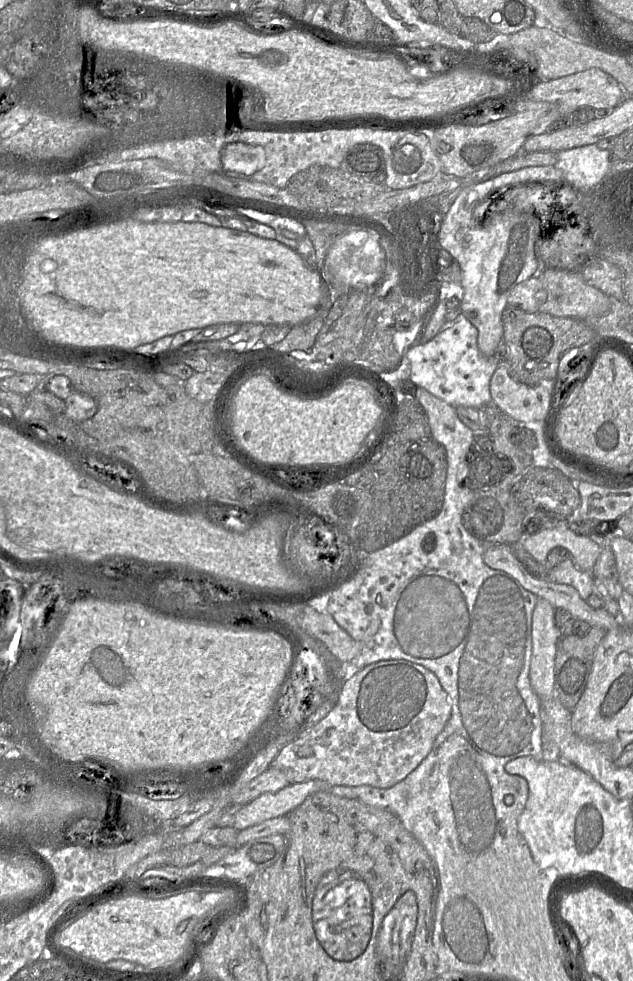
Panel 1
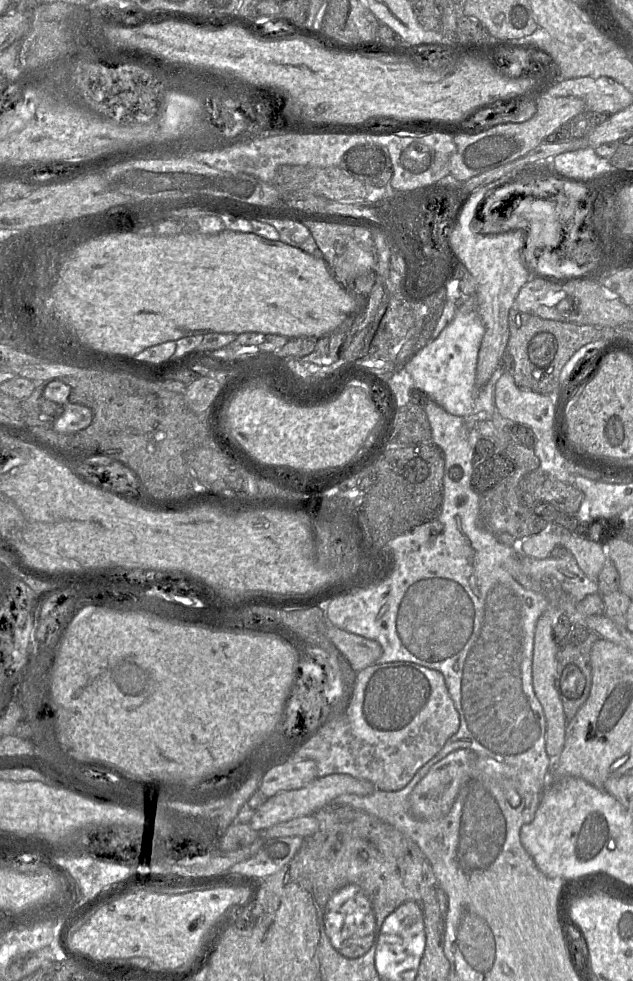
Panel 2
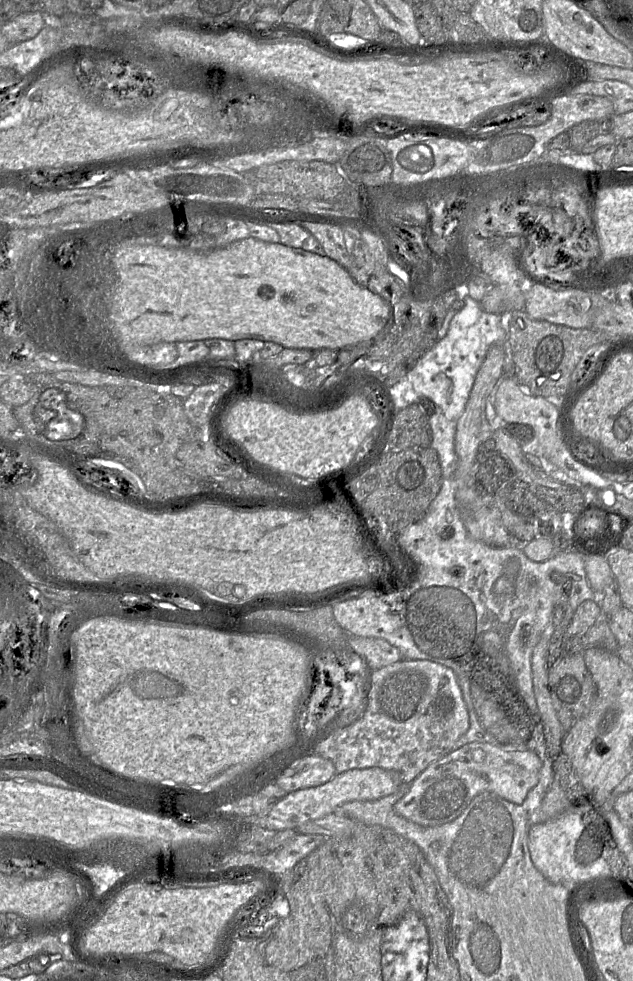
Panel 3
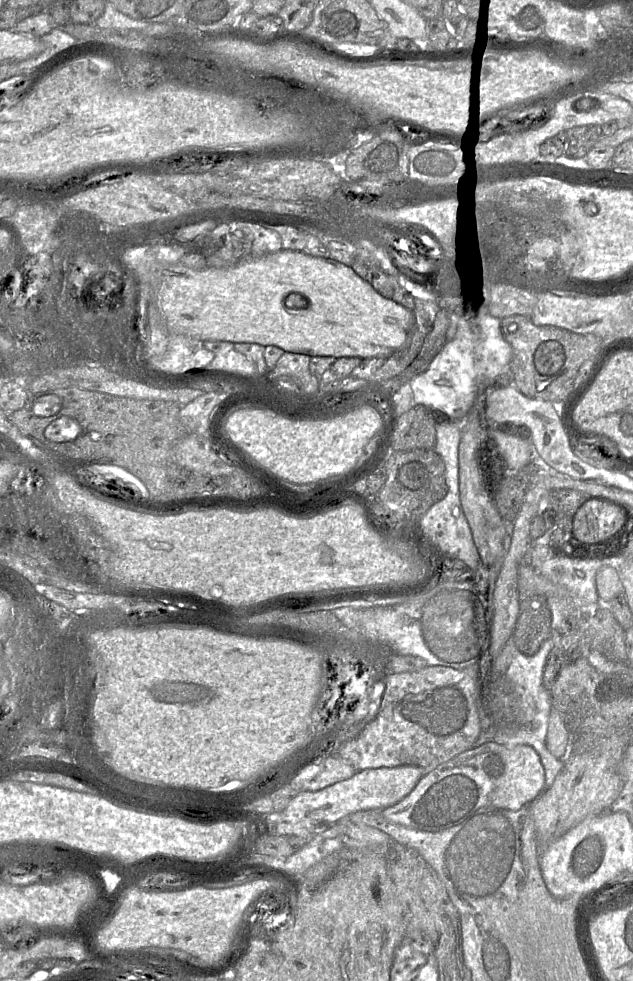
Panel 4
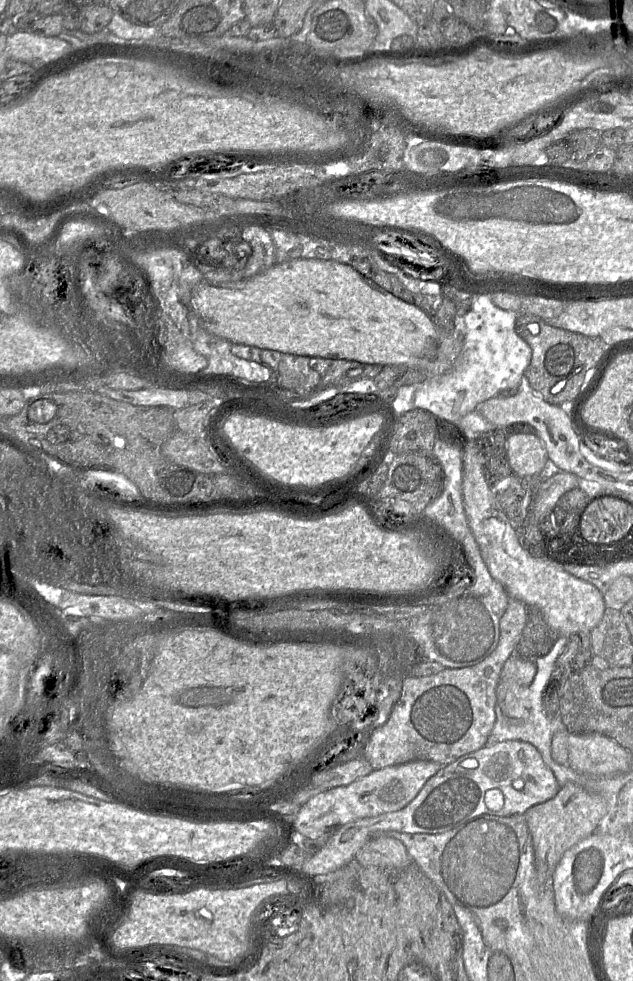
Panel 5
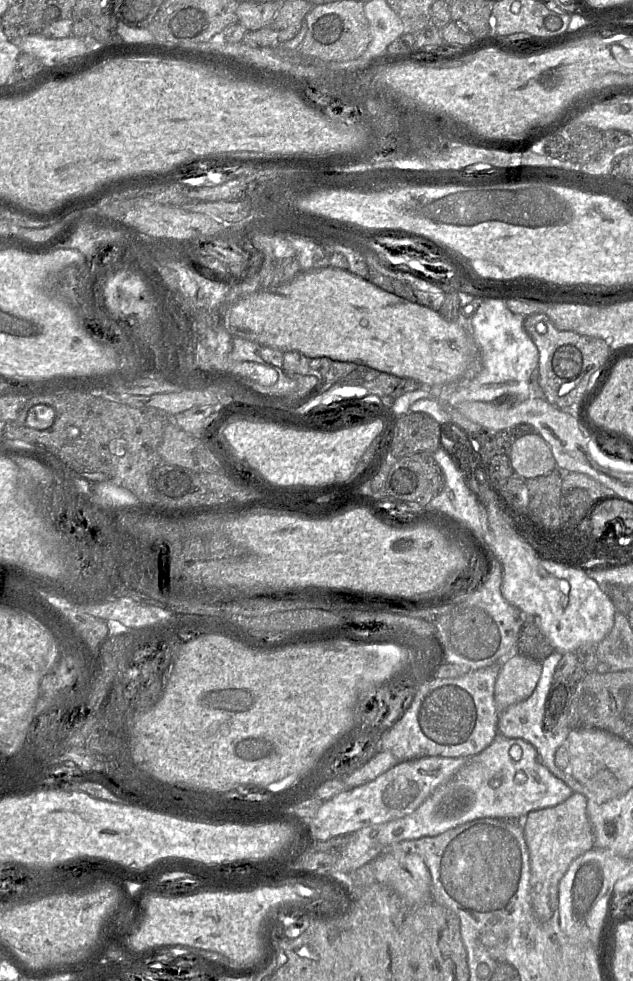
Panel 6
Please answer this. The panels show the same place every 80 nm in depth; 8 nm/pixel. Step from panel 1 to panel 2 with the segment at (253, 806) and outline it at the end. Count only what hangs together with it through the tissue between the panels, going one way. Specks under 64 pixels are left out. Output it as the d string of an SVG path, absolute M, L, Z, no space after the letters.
M332 774L321 776L302 788L280 792L269 797L266 802L255 812L249 825L257 832L264 832L268 828L298 817L314 815L320 808L332 803L342 794L368 795L376 787L367 780L355 778L347 774Z

